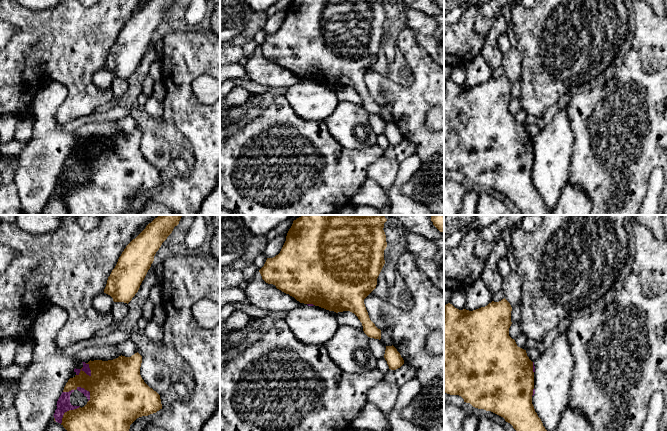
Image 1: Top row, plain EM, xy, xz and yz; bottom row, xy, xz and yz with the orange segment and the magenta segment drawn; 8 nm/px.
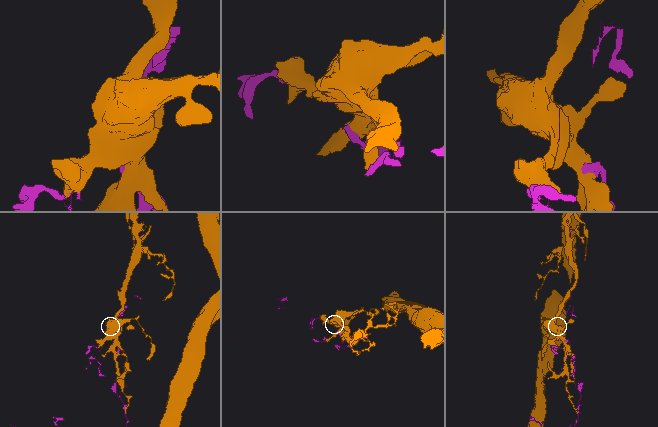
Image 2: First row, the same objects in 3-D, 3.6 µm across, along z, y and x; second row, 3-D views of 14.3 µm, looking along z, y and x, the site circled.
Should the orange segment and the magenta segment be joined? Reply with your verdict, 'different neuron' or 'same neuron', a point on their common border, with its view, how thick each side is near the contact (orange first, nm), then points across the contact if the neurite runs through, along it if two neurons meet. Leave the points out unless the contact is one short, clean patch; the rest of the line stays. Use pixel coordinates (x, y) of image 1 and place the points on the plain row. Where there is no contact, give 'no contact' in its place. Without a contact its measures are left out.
different neuron; meets orange in xy at (88, 151); 440 nm thick on the orange side, 60 nm on the other

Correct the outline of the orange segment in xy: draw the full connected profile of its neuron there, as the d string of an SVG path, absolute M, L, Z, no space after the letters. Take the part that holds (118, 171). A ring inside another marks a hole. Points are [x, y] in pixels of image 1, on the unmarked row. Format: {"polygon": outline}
{"polygon": "M137 128L131 133L119 132L116 135L102 137L89 137L91 151L80 147L78 151L70 154L63 168L76 166L78 163L90 168L90 176L84 183L69 186L64 189L61 201L67 206L68 215L121 215L129 208L130 201L139 193L148 192L162 185L160 171L150 164L140 151L142 132Z"}

